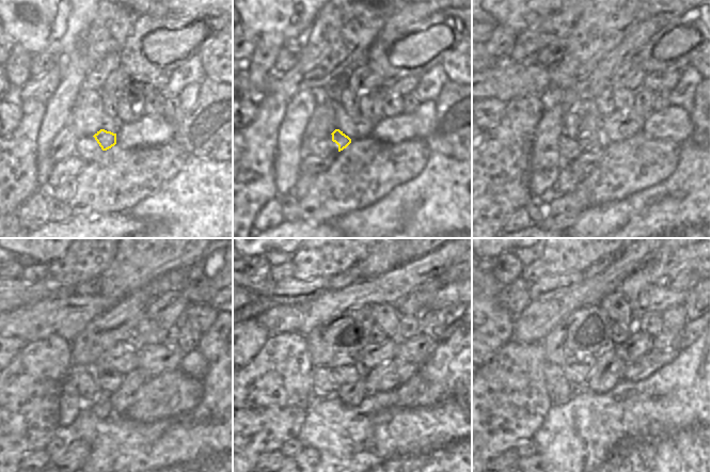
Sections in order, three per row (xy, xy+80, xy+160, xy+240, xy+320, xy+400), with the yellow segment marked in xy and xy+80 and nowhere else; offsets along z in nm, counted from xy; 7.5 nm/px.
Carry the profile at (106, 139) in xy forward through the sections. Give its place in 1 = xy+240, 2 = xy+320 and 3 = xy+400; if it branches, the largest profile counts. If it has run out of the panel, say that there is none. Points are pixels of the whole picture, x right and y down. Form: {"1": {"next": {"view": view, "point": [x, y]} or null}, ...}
{"1": {"next": {"view": "xy+240", "point": [110, 379]}}, "2": {"next": {"view": "xy+320", "point": [343, 371]}}, "3": {"next": {"view": "xy+400", "point": [577, 368]}}}

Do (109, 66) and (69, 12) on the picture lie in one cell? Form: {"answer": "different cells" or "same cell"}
{"answer": "different cells"}

